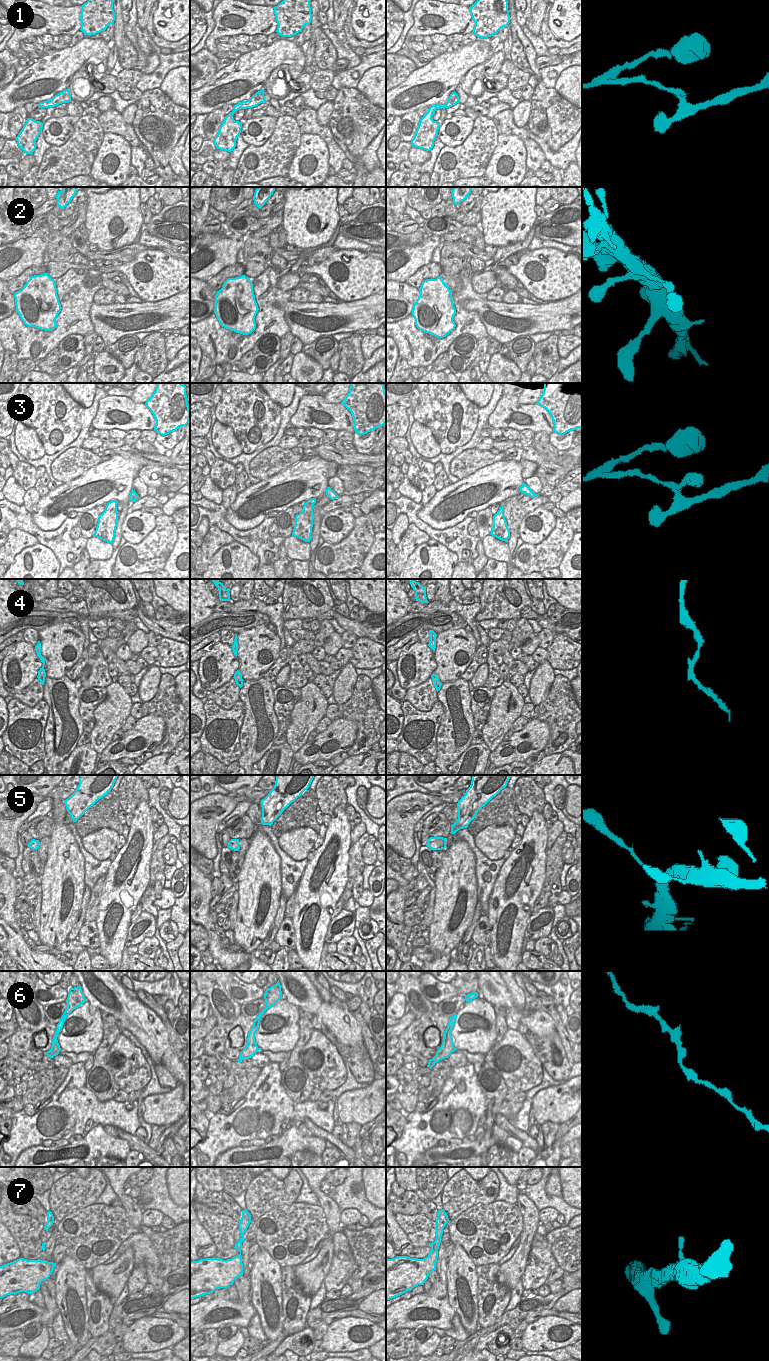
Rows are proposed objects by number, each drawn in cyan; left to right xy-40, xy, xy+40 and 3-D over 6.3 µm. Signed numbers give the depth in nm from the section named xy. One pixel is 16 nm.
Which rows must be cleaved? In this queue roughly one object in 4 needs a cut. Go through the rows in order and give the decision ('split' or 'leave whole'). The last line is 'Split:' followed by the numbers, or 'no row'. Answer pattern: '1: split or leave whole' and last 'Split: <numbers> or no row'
1: leave whole
2: leave whole
3: split
4: split
5: leave whole
6: leave whole
7: leave whole
Split: 3, 4

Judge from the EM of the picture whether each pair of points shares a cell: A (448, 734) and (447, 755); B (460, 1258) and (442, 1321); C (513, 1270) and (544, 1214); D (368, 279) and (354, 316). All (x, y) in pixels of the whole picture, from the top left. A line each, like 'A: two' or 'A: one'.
A: one
B: two
C: two
D: two

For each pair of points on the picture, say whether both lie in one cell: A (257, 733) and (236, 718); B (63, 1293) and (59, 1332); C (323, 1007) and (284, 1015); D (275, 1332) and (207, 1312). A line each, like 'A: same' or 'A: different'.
A: different
B: different
C: different
D: different

